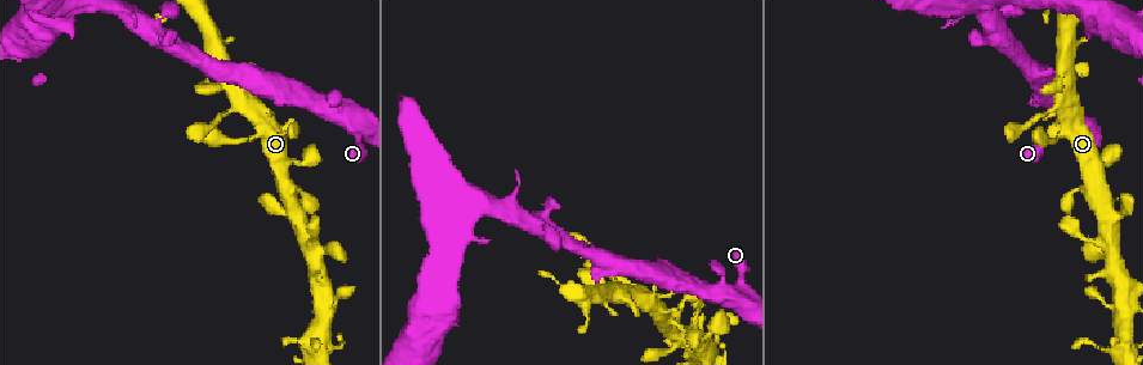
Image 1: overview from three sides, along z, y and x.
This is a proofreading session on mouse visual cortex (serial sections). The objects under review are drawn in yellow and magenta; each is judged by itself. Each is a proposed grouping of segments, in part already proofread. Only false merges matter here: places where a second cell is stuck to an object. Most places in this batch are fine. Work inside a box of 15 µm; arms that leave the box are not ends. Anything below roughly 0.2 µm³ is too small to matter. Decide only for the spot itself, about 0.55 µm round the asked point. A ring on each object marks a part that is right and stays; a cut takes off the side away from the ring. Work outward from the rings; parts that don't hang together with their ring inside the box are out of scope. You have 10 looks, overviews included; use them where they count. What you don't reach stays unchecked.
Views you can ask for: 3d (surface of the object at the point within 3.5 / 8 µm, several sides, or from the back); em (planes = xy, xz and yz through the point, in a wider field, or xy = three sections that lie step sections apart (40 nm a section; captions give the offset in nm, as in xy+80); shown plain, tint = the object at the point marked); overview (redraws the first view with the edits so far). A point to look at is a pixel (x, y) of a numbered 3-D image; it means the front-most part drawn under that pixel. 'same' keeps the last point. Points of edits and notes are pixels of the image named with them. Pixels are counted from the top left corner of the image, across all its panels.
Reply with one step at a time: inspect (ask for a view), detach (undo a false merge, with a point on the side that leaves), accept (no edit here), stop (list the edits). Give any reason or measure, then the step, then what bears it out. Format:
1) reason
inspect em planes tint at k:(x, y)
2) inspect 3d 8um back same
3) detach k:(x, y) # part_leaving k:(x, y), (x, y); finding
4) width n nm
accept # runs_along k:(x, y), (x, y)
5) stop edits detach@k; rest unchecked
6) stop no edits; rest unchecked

inspect 3d 3.5um at 1:(360, 132)

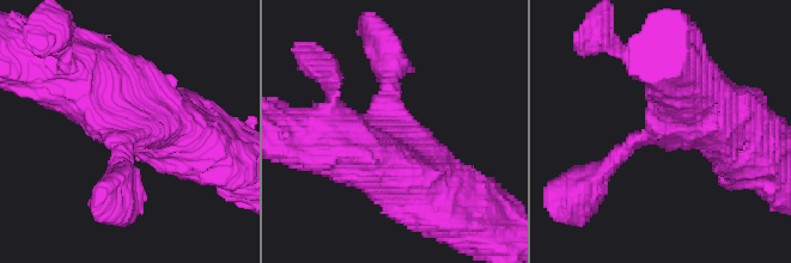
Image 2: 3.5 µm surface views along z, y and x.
inspect em planes plain at 2:(118, 132)

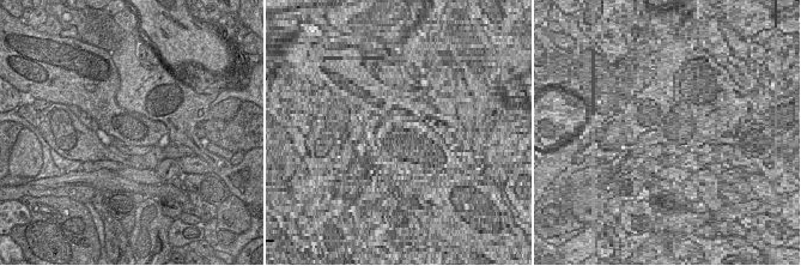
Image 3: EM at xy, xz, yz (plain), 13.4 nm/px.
inspect em planes tint same

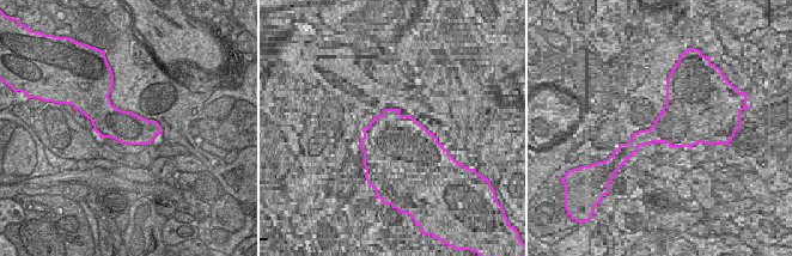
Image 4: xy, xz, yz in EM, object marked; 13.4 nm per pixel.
accept # runs_along 2:(123, 156), (120, 123), (49, 63); all the same cell

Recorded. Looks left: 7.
side arm on a straight run
inspect 3d 8um at 1:(243, 104)

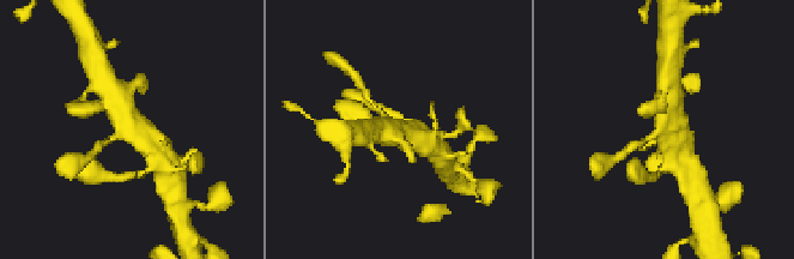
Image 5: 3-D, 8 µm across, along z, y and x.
zoom in
inspect 3d 3.5um at 5:(126, 126)

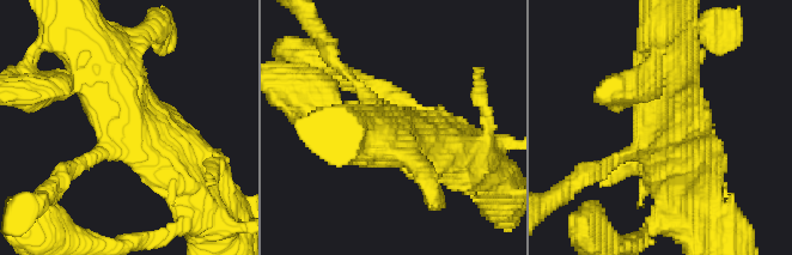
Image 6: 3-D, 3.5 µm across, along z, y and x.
accept # runs_along 6:(200, 177), (134, 119), (97, 59); all the same cell

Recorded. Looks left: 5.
sharp bend
inspect 3d 8um at 1:(1132, 308)

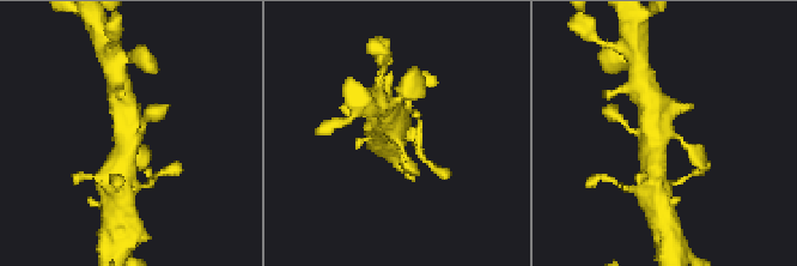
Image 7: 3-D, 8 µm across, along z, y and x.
shape alone is not enough
inspect em xy step 3 tint at 7:(664, 130)

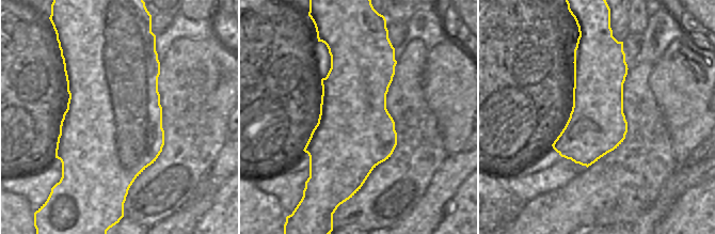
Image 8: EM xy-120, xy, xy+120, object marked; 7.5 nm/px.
accept # runs_along 7:(651, 106), (652, 131), (670, 132), (682, 145); all the same cell

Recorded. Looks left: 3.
sharp bend
inspect 3d 3.5um at 1:(158, 22)

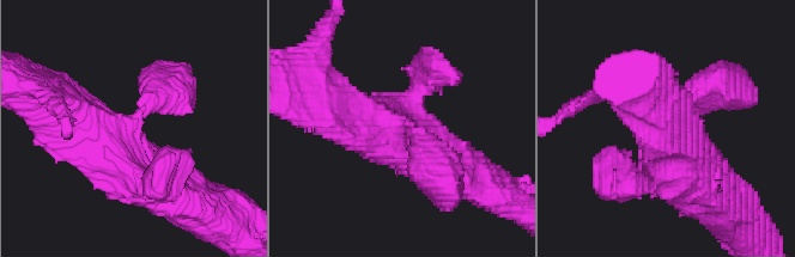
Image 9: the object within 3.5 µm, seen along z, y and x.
inspect em xy step 3 tint at 9:(131, 120)

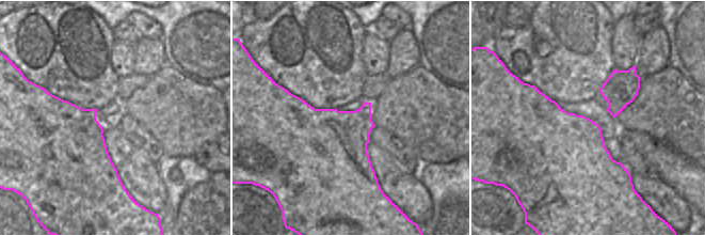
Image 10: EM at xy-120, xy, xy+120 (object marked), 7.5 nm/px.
accept # runs_along 9:(168, 193), (46, 101); one cell here

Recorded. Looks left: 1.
stop no edits; rest unchecked

